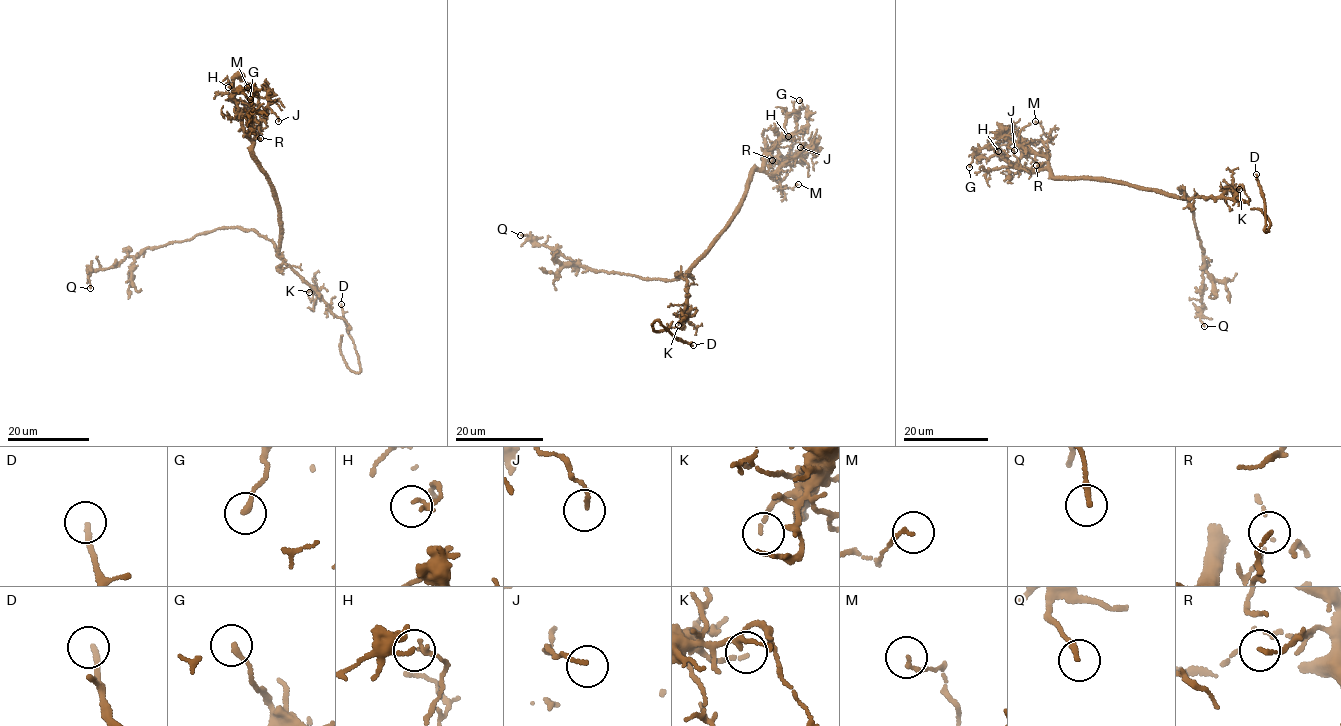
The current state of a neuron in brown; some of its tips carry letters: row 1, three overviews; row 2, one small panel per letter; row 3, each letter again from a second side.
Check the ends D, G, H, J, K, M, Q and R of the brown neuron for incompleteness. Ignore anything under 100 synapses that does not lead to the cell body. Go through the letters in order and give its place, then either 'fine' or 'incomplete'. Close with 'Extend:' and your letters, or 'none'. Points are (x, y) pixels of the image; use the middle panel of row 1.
D: (693, 345) | incomplete
G: (799, 100) | fine
H: (788, 136) | fine
J: (800, 147) | fine
K: (678, 325) | fine
M: (798, 184) | fine
Q: (520, 235) | fine
R: (772, 160) | fine
Extend: D

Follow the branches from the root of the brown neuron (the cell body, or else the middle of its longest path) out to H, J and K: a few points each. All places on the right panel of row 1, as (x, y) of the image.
H: (1186, 198), (1120, 182), (1059, 180), (1044, 168), (1030, 172), (1019, 164), (1022, 151), (1010, 139), (998, 151)
J: (1186, 198), (1120, 182), (1059, 180), (1052, 174), (1047, 158), (1008, 145), (1014, 150)
K: (1186, 198), (1215, 197), (1239, 189)

